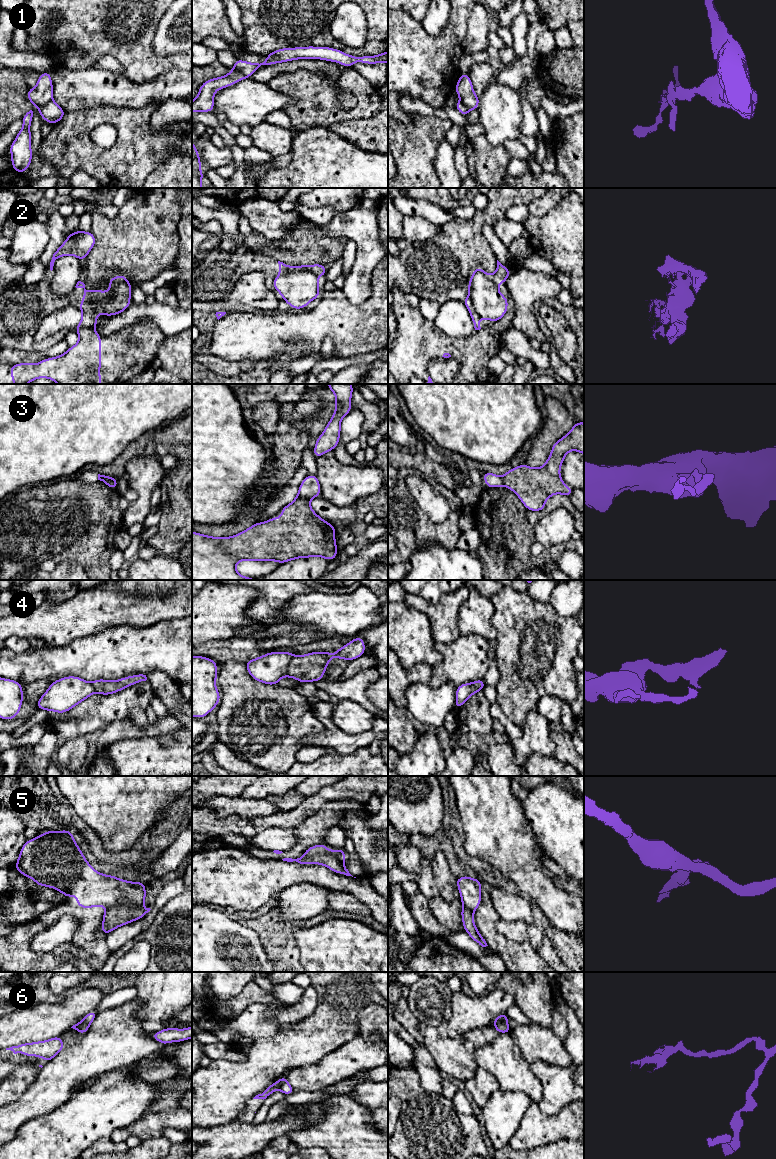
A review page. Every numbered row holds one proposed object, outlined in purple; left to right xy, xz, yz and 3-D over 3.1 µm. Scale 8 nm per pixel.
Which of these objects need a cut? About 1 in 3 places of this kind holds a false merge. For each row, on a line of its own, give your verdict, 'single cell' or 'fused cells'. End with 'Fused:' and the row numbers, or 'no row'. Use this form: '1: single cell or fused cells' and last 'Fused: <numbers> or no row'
1: fused cells
2: fused cells
3: fused cells
4: fused cells
5: fused cells
6: fused cells
Fused: 1, 2, 3, 4, 5, 6

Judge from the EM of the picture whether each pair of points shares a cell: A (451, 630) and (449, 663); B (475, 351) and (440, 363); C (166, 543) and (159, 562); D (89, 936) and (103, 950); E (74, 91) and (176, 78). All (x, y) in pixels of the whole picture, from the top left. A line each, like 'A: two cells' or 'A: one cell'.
A: two cells
B: two cells
C: two cells
D: one cell
E: one cell

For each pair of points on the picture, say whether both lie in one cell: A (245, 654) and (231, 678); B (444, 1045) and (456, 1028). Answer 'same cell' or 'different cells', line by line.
A: different cells
B: different cells

